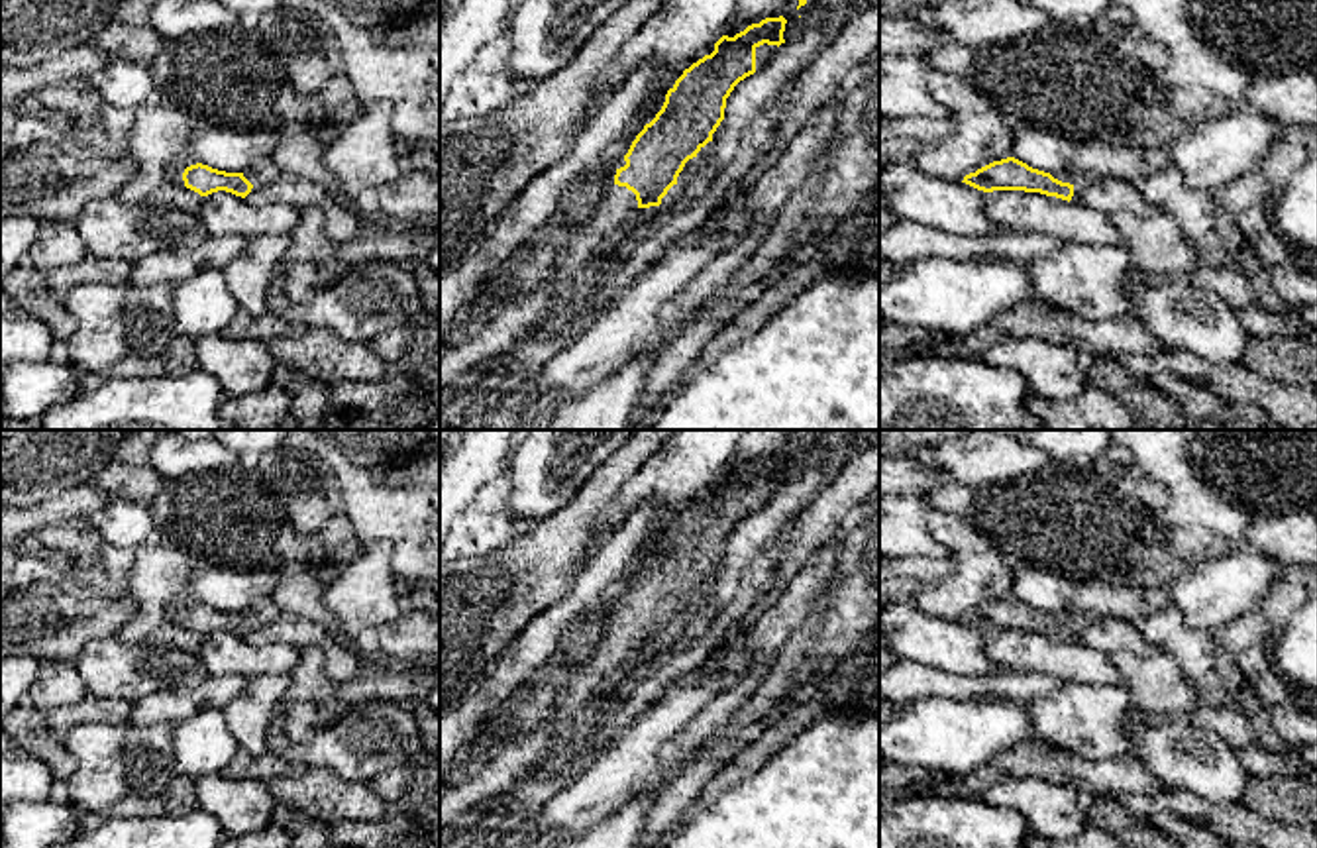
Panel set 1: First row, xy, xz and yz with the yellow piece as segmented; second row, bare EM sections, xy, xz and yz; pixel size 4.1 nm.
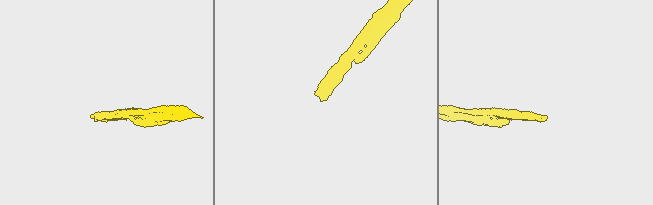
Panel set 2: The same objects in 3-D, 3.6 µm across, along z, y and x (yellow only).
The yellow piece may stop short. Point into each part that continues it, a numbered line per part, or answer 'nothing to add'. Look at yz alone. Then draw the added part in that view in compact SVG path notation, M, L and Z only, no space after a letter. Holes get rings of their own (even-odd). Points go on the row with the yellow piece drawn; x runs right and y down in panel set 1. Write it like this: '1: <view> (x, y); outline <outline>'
1: yz (1072, 175); outline M1072 165L1052 173L1052 177L1062 183L1070 183L1074 186L1074 194L1089 183L1089 179Z

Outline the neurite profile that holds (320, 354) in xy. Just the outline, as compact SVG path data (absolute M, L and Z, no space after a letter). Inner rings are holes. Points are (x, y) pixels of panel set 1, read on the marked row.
M324 328L267 342L277 365L287 365L330 387L340 381L379 381L389 371L365 342L347 342Z

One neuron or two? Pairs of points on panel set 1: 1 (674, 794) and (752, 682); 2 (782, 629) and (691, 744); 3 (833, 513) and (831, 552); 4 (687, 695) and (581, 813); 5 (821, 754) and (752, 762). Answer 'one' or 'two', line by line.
1: two
2: one
3: two
4: one
5: two

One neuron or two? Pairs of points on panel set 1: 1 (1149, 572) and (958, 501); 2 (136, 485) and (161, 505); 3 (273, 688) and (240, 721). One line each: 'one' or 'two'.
1: one
2: two
3: one

